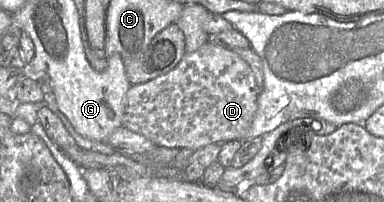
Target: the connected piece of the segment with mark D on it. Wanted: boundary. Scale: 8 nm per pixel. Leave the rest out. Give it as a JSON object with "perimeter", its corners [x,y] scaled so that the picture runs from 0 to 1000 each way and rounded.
{"perimeter":[[[542,203],[516,248],[484,262],[464,322],[430,371],[388,396],[370,416],[341,421],[328,465],[328,530],[320,574],[318,624],[372,668],[396,698],[406,723],[424,723],[438,733],[464,738],[523,738],[544,713],[581,713],[599,693],[633,688],[651,639],[661,574],[669,550],[669,485],[674,470],[674,436],[667,406],[661,361],[651,327],[607,248],[578,233],[555,203]]]}

